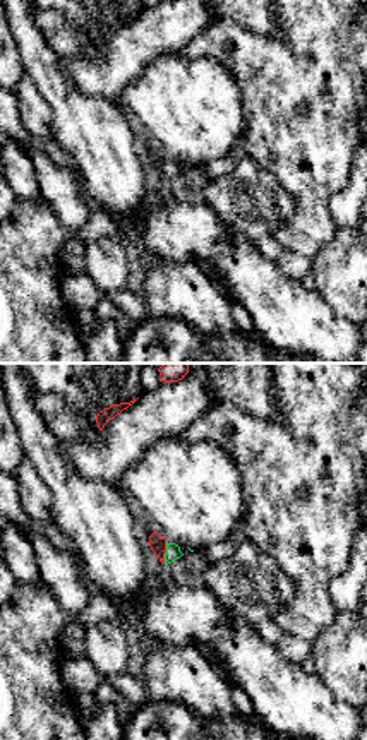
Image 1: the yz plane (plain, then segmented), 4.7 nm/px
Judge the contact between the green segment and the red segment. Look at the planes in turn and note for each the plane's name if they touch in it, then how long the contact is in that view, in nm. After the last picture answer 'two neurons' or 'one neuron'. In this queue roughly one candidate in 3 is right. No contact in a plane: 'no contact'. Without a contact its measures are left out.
yz | 110 nm

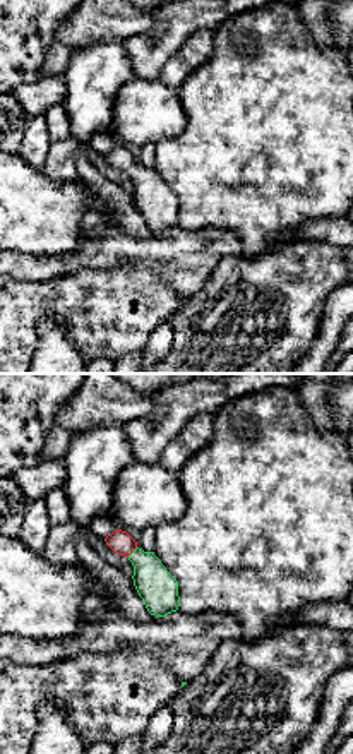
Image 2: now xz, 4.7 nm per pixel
xz | 70 nm

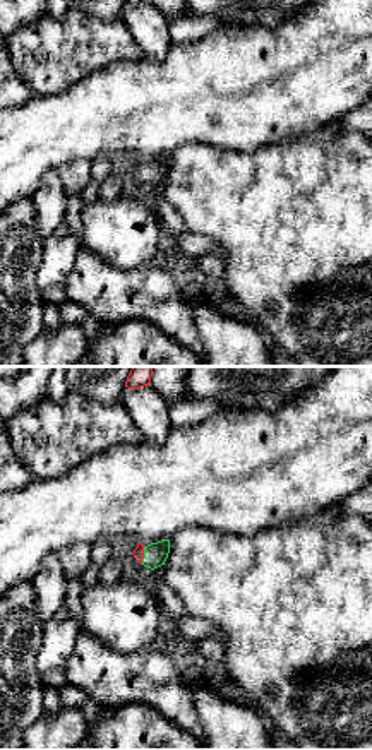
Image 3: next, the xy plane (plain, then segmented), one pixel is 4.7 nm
xy | 80 nm

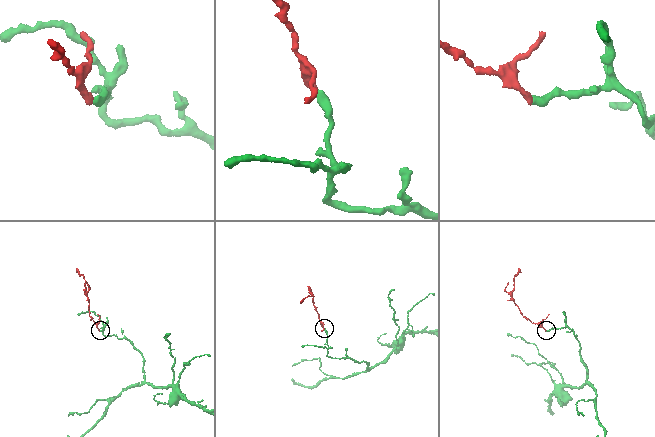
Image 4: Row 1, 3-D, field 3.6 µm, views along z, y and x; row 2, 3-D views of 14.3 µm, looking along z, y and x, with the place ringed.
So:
one neuron

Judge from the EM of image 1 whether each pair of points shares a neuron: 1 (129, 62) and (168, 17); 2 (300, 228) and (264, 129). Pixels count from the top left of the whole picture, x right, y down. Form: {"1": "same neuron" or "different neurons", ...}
{"1": "same neuron", "2": "same neuron"}

